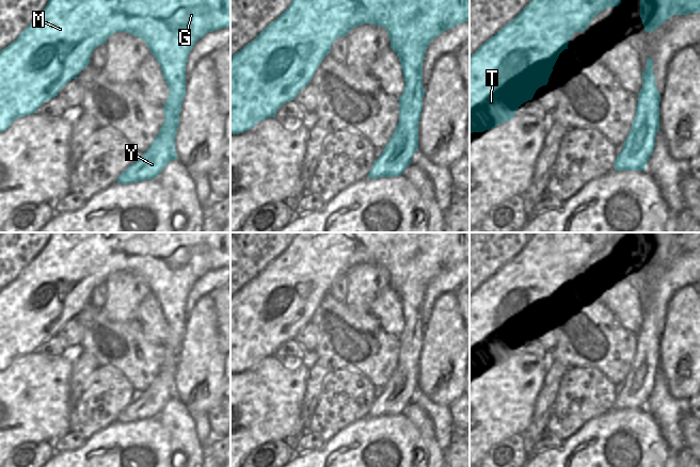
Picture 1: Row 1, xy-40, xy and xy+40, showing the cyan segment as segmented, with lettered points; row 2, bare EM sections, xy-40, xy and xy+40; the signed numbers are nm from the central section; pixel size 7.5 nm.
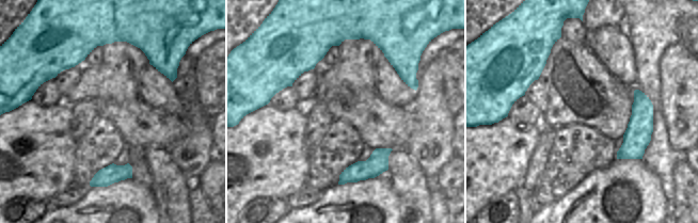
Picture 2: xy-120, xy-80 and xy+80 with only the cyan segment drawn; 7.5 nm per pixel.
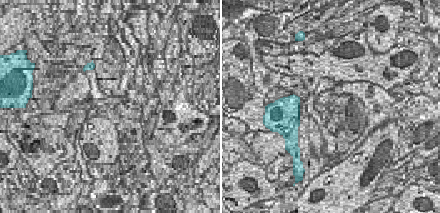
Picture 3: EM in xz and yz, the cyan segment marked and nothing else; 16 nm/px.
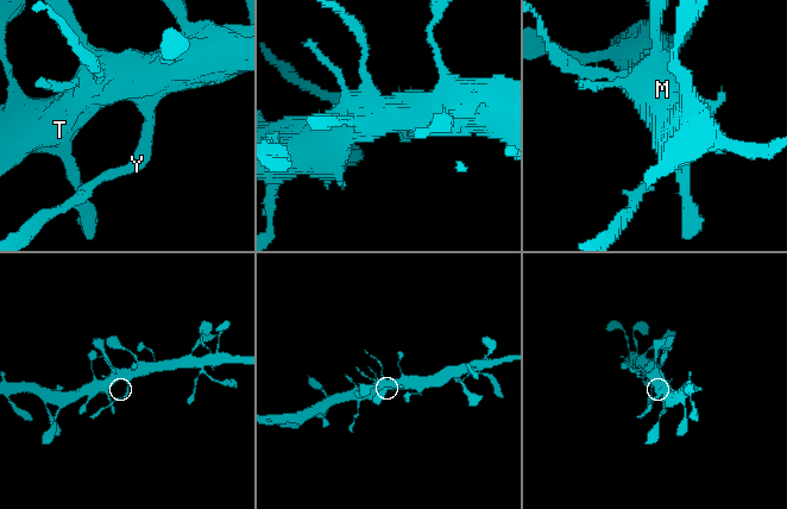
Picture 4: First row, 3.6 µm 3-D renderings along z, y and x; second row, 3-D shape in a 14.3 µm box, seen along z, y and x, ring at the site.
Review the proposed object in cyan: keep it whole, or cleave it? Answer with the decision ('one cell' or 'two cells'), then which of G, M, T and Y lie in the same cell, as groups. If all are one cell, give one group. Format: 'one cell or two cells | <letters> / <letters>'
two cells | G M T / Y

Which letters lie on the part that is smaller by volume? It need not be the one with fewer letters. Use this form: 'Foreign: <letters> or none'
Foreign: Y

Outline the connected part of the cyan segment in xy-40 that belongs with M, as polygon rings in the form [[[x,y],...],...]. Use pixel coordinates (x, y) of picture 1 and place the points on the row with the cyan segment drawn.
[[[49,0],[43,12],[19,34],[16,41],[0,51],[0,132],[6,130],[18,117],[36,113],[36,110],[46,101],[50,100],[71,80],[90,64],[92,52],[107,43],[107,39],[116,32],[127,32],[142,38],[158,61],[162,76],[169,86],[169,94],[177,97],[186,95],[186,63],[188,54],[194,44],[208,32],[230,28],[230,0]]]

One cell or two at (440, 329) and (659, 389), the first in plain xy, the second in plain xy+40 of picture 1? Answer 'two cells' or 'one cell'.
two cells

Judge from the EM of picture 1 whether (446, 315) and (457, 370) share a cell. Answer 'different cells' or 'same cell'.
same cell

